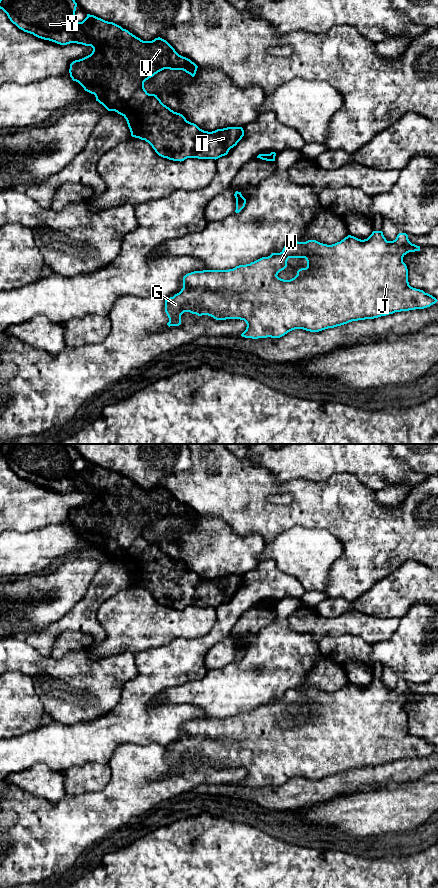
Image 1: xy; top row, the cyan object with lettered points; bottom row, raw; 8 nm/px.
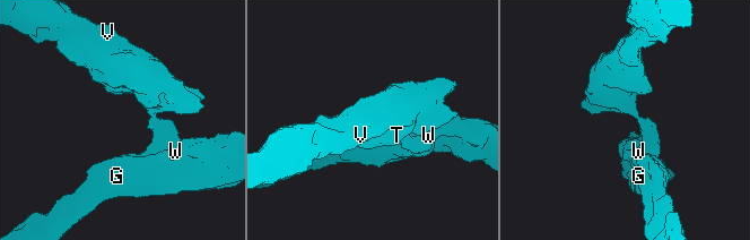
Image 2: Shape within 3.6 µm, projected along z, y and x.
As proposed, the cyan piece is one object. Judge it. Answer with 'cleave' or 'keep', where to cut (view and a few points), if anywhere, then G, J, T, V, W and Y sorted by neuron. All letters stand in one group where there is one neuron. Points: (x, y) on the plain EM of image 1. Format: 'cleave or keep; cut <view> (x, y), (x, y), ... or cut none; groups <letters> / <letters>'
cleave; cut xy (236, 647), (245, 648); groups G J W / T V Y

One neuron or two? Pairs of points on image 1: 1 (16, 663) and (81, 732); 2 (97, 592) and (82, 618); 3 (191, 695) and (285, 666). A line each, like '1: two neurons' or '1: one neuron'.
1: two neurons
2: one neuron
3: one neuron

